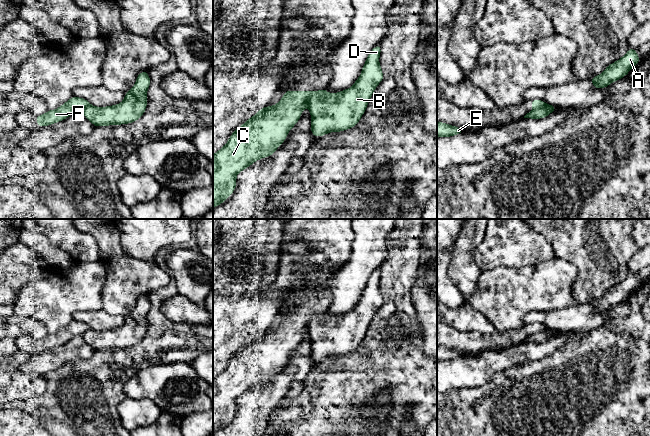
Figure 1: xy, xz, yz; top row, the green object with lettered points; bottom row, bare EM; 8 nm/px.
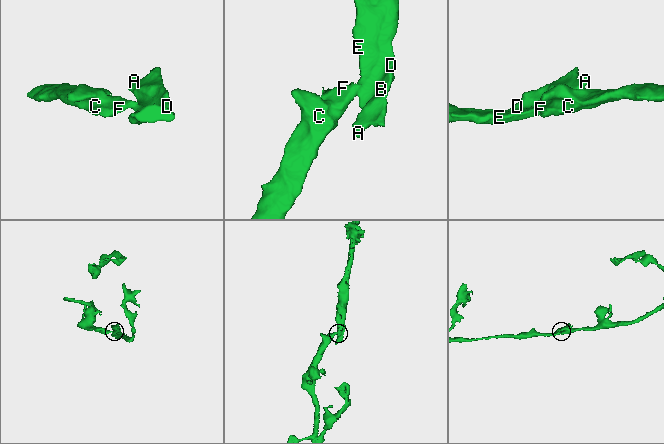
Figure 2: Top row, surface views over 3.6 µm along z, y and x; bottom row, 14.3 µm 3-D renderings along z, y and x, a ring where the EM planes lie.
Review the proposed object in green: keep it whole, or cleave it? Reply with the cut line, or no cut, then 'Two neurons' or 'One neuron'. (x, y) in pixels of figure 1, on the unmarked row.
Split along xz (315, 315), (310, 320), (307, 329). Two neurons

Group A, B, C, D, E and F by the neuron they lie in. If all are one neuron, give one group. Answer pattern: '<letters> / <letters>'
A B D E / C F

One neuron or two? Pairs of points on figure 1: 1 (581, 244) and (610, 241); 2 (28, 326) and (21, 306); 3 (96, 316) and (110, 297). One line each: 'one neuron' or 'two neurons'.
1: one neuron
2: two neurons
3: two neurons

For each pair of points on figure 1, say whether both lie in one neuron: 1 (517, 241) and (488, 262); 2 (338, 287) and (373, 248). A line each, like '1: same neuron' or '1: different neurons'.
1: same neuron
2: same neuron

